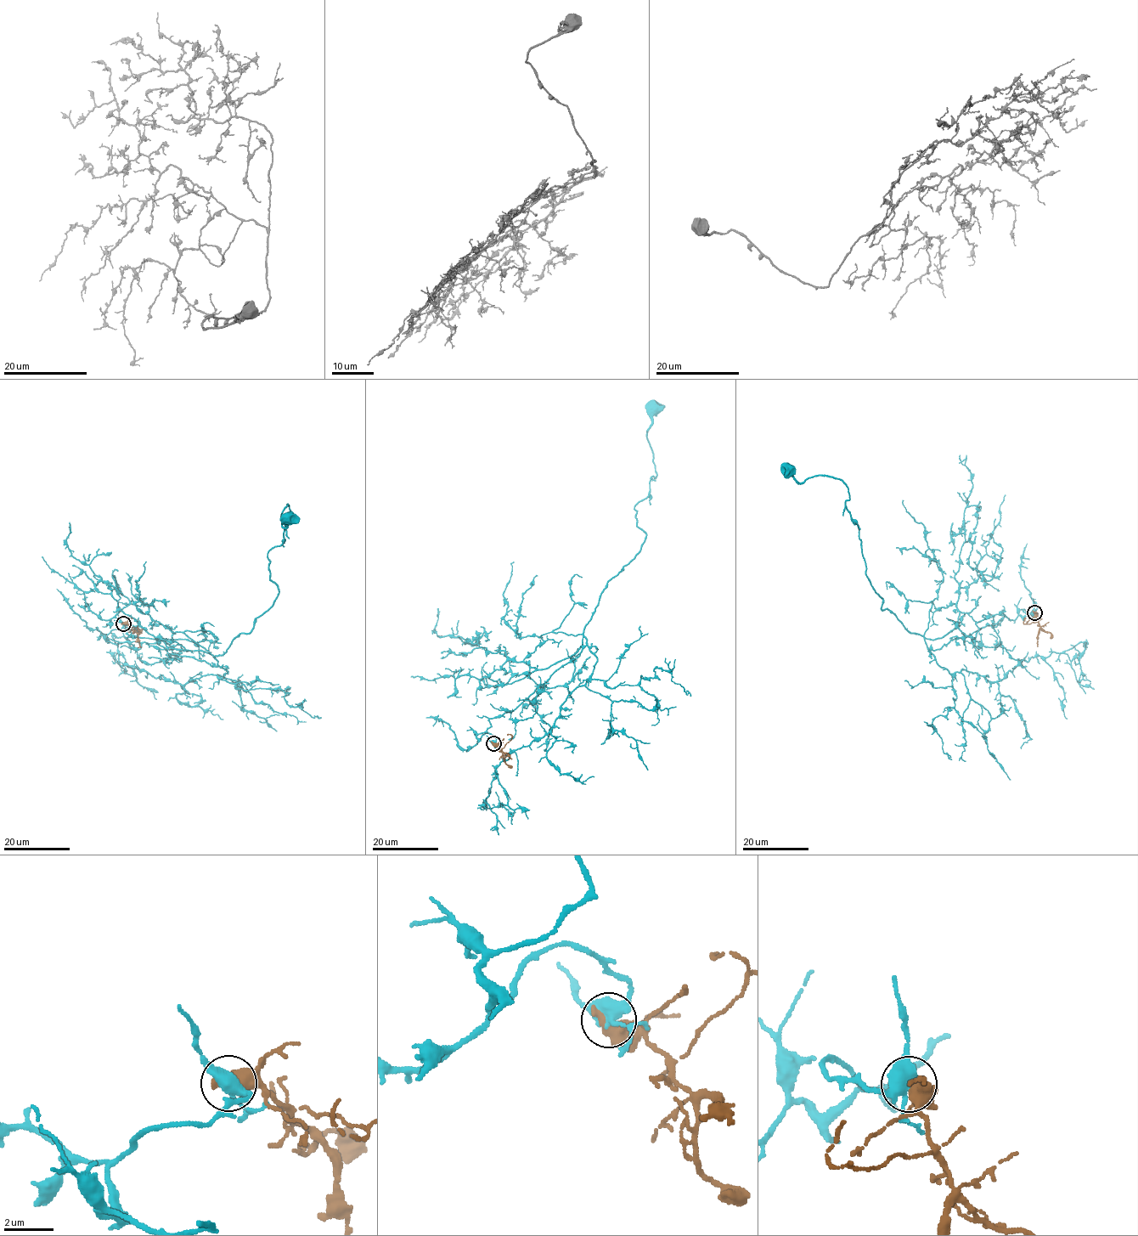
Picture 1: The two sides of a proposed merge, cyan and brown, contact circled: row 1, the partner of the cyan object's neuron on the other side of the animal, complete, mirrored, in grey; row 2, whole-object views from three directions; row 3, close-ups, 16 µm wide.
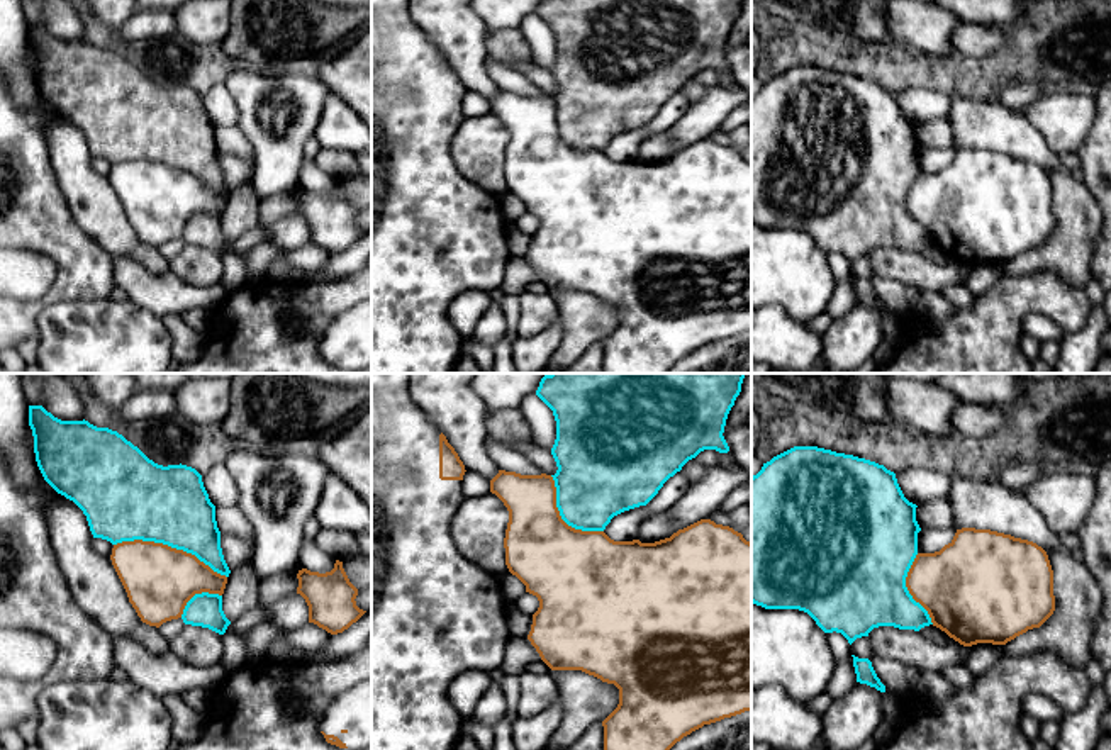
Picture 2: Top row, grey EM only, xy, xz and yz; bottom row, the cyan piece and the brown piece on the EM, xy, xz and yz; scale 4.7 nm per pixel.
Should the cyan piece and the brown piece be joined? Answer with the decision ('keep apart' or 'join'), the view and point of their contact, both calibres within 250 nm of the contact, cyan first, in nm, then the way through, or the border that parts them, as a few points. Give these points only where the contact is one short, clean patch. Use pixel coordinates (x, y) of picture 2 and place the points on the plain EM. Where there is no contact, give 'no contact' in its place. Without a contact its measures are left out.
keep apart; meets cyan in xy at (170, 165); 360 nm thick on the cyan side, 320 nm on the other

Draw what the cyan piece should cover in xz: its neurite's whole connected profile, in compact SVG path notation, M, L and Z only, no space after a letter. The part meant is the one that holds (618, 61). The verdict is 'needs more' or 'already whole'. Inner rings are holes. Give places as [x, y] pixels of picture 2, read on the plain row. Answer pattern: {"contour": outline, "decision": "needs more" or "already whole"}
{"contour": "M541 0L536 15L553 31L556 59L556 127L561 139L582 151L604 151L624 131L646 126L682 87L704 70L728 73L723 56L743 0Z", "decision": "already whole"}

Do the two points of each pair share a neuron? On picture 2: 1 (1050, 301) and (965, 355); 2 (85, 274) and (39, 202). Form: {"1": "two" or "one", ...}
{"1": "one", "2": "one"}

